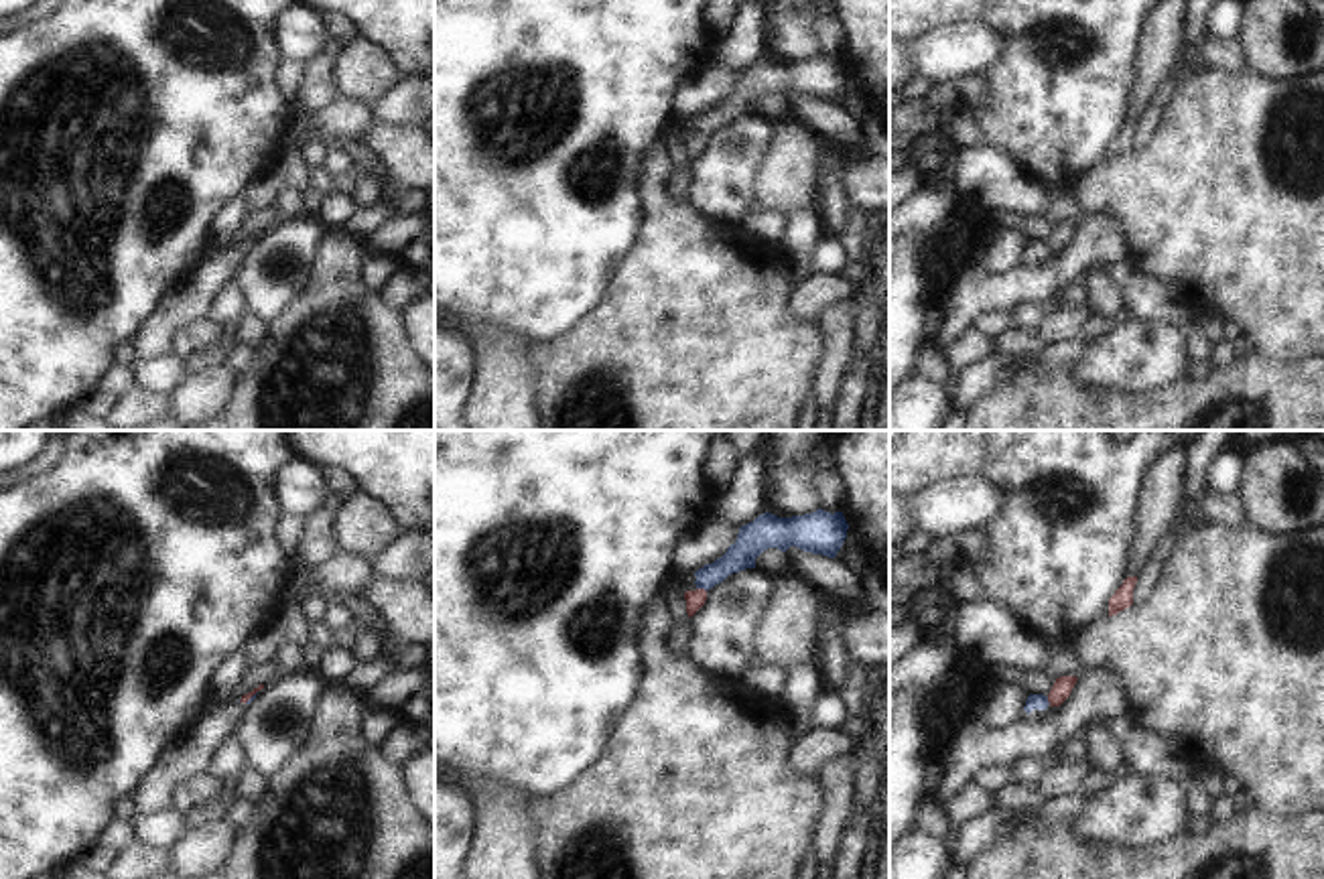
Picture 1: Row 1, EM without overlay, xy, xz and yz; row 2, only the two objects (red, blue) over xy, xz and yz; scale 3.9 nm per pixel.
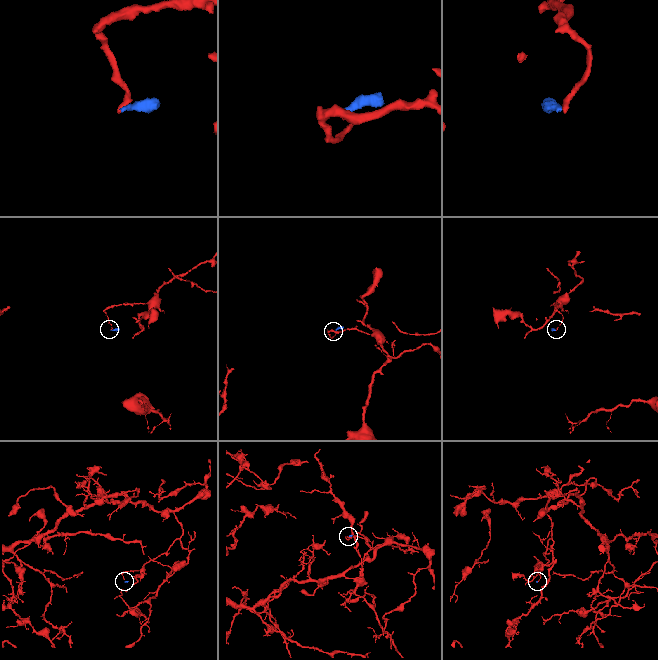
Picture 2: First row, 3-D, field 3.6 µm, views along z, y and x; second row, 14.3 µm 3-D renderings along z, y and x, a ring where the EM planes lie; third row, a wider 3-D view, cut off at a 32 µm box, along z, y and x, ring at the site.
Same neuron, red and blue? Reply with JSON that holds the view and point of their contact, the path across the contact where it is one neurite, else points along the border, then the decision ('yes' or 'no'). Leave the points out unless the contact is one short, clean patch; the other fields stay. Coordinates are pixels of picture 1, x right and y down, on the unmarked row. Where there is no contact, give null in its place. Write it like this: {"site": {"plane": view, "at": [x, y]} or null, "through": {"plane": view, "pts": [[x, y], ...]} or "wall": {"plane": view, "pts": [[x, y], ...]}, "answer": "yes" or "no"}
{"site": {"plane": "xz", "at": [701, 134]}, "wall": {"plane": "xz", "pts": [[697, 132], [705, 137]]}, "answer": "no"}

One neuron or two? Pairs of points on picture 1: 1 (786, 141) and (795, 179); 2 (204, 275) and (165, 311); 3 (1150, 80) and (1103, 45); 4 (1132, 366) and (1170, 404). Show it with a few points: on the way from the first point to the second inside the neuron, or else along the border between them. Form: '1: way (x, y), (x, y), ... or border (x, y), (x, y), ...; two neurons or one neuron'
1: way (790, 151), (790, 169); one neuron
2: way (195, 285), (175, 305); one neuron
3: border (1146, 23), (1140, 35), (1138, 72), (1126, 116); two neurons
4: border (1184, 376), (1148, 390), (1117, 390), (1109, 386); two neurons

